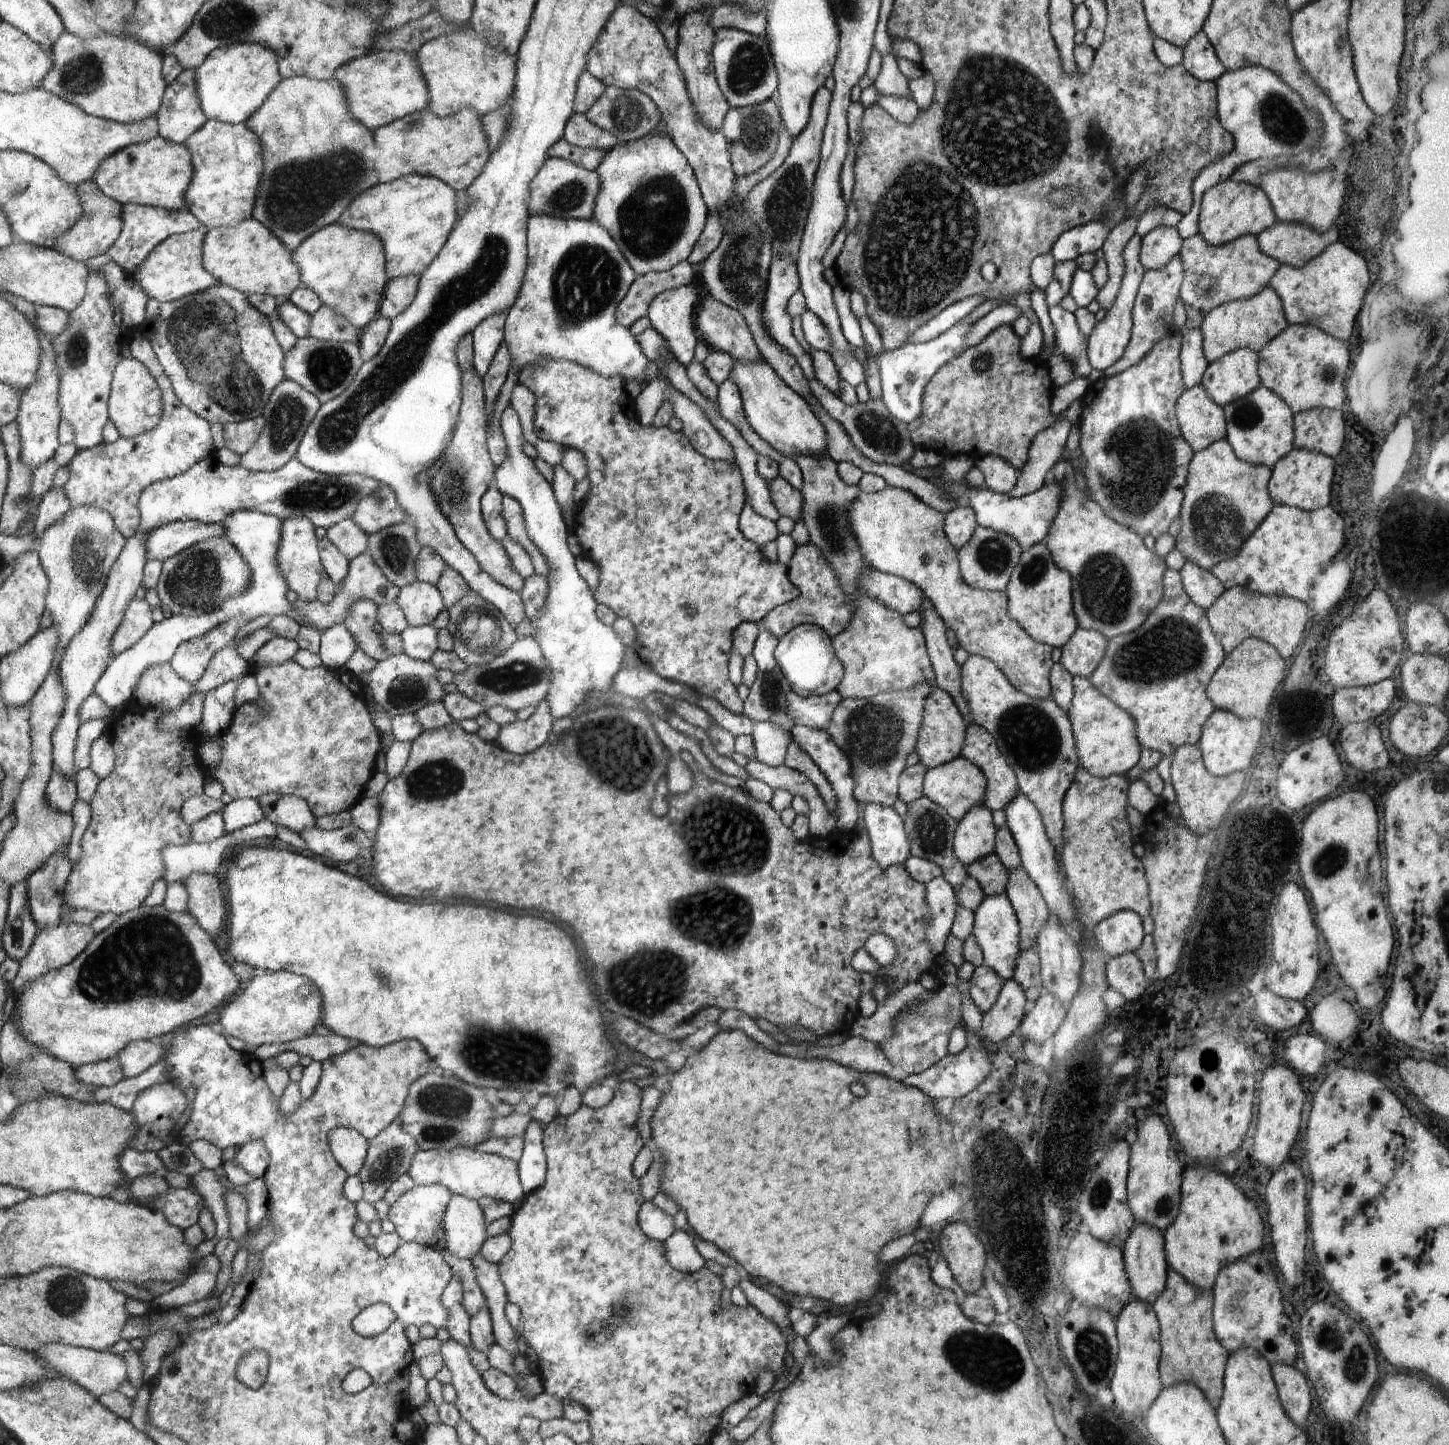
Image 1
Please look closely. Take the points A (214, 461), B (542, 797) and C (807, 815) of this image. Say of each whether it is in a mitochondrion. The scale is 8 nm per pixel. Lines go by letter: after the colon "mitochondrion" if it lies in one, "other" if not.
A: other
B: other
C: other

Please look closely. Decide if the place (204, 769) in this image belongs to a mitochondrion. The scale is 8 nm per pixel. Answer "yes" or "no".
no

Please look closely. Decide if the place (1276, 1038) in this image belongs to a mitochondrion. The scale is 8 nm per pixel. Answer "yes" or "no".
no

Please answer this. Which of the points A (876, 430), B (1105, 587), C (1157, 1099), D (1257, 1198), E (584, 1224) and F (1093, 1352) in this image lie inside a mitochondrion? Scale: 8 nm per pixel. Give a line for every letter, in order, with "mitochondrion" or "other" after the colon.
A: mitochondrion
B: mitochondrion
C: other
D: other
E: other
F: mitochondrion

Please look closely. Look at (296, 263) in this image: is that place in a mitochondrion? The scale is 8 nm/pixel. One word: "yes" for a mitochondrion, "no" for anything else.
no

